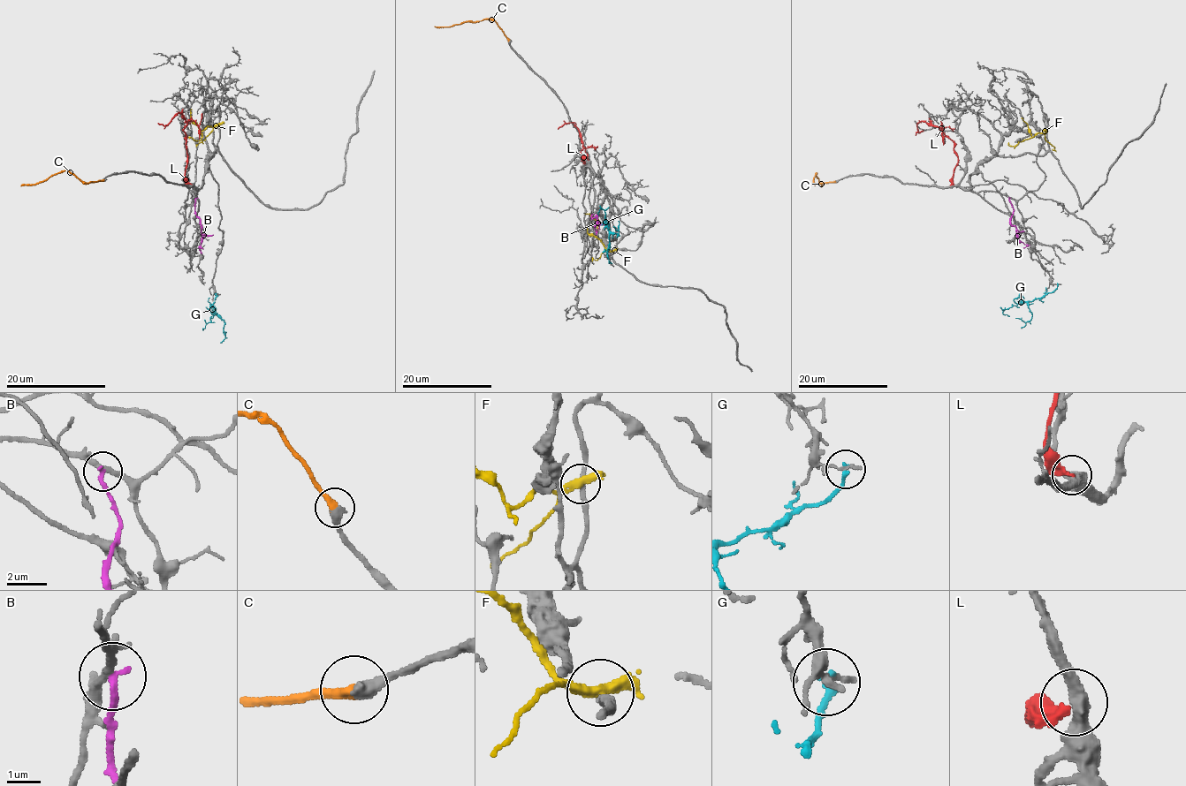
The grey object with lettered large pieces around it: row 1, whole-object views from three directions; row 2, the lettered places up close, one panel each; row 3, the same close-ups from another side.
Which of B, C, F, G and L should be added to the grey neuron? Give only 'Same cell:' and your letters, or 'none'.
Same cell: C

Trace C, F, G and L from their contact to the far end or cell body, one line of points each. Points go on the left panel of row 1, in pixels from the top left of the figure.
C: (102, 180), (80, 181), (64, 170), (37, 183), (21, 186)
F: (218, 124), (207, 125), (201, 132), (202, 135), (199, 140), (187, 137)
G: (216, 294), (215, 314), (203, 330)
L: (191, 184), (185, 177), (187, 150), (184, 132), (186, 122), (178, 113), (166, 124), (157, 123)

